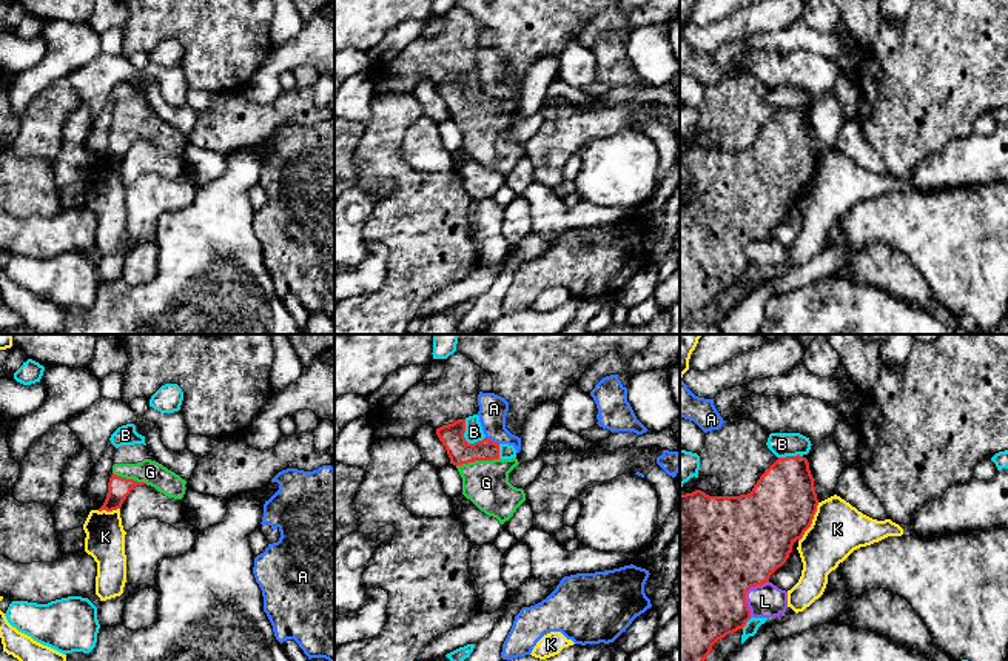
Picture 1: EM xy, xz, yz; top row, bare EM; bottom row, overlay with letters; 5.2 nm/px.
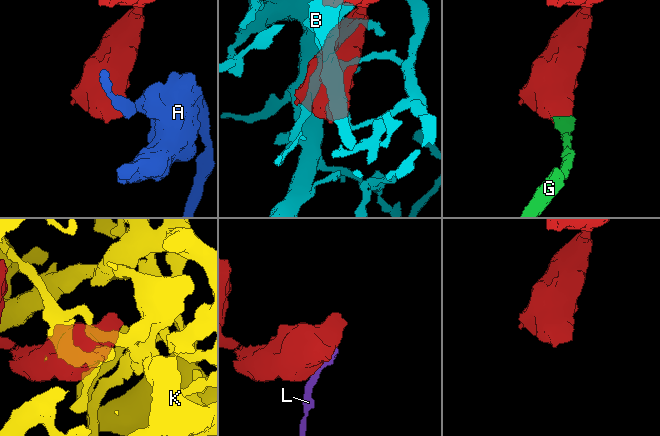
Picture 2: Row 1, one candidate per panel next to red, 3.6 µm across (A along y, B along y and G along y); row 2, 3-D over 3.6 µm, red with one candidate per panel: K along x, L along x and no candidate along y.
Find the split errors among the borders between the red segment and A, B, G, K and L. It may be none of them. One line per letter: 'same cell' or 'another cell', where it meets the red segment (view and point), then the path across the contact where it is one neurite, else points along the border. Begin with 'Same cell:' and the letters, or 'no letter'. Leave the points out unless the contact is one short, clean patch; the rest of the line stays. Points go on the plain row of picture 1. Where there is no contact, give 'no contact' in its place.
Same cell: G
A: another cell; meets red in xz at (492, 96); border along xz (486, 91), (498, 99)
B: another cell; meets red in xz at (464, 93)
G: same cell; meets red in xz at (477, 114); runs through xz (460, 107), (477, 114), (486, 137)
K: another cell; meets red in yz at (811, 177)
L: another cell; meets red in yz at (745, 248)

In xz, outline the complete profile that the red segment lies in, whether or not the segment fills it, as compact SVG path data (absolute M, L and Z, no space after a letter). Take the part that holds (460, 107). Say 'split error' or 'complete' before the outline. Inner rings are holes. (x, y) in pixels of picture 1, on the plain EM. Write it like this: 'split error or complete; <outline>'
split error; M465 74L436 83L436 89L462 133L462 149L481 166L504 179L526 156L522 143L509 137L509 128L519 119L516 112L501 114L499 99L484 92L469 99L464 92Z

